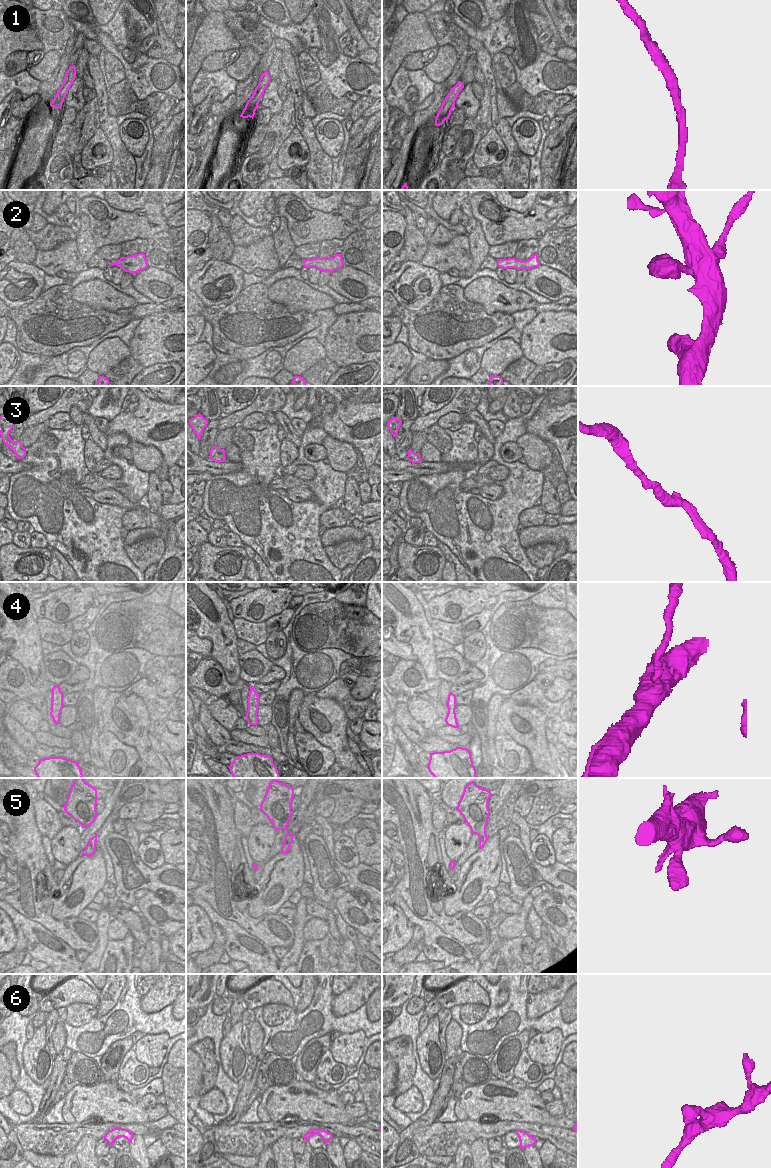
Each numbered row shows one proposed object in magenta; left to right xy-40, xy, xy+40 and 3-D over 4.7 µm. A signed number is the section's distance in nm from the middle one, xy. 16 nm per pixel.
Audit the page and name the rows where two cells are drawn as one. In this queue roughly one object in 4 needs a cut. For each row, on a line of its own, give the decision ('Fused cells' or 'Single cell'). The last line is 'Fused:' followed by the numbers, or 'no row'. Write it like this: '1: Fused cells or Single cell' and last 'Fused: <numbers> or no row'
1: Single cell
2: Single cell
3: Fused cells
4: Fused cells
5: Single cell
6: Single cell
Fused: 3, 4

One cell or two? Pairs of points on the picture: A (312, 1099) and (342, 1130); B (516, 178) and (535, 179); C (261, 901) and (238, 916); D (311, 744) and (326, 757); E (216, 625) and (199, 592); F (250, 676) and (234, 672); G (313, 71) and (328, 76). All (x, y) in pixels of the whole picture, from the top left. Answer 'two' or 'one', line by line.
A: two
B: two
C: two
D: one
E: one
F: two
G: two

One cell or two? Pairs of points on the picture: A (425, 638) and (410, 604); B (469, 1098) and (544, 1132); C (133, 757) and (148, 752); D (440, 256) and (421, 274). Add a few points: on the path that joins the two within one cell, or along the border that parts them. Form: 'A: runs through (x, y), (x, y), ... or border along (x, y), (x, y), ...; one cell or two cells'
A: runs through (417, 630), (412, 625), (411, 612); one cell
B: border along (498, 1120), (525, 1121), (544, 1125); two cells
C: border along (120, 741), (131, 745), (139, 758); two cells
D: border along (419, 262), (433, 267), (440, 272); two cells

